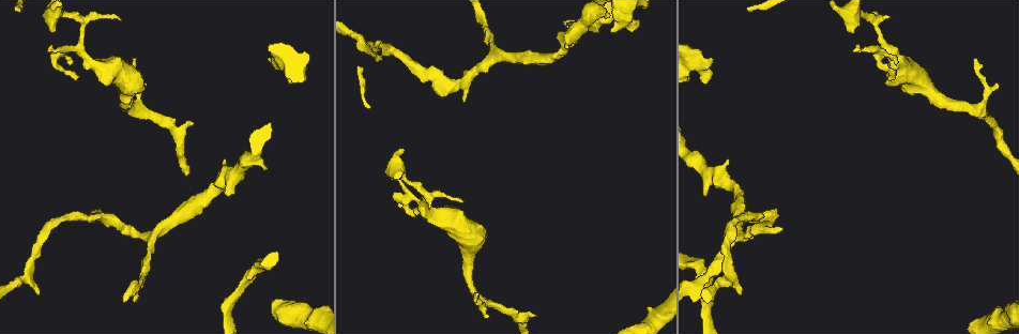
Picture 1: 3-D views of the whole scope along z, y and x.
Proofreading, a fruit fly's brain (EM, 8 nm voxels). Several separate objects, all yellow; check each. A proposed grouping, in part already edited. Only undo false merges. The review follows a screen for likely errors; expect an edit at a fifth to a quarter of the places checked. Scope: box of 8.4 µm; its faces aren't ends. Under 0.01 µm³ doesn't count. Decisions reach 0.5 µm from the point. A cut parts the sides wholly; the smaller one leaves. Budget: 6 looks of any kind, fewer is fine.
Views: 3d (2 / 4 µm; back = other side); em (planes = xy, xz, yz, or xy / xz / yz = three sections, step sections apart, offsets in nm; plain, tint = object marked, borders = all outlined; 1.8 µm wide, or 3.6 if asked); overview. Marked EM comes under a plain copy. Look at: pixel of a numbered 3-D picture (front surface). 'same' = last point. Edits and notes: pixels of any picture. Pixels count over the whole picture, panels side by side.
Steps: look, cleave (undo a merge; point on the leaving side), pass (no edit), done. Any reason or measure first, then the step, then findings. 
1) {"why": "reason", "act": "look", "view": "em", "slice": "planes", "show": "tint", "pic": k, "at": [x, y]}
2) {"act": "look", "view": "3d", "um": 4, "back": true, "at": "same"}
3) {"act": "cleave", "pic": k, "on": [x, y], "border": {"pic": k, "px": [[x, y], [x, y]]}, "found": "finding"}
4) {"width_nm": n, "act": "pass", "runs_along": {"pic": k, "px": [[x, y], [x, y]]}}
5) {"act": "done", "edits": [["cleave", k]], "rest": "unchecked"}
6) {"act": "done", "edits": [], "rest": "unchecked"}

{"why": "three-way junction", "act": "look", "view": "3d", "um": 4, "pic": 1, "at": [739, 231]}

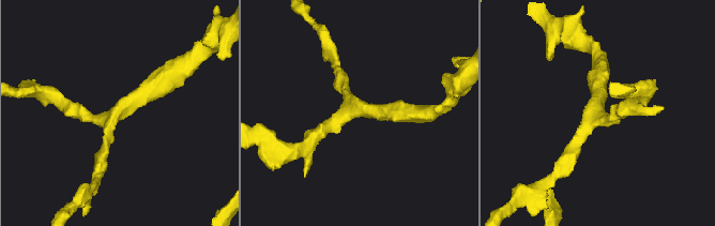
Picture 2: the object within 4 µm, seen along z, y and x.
{"why": "need the tissue", "act": "look", "view": "em", "slice": "yz", "step": 16, "show": "tint", "pic": 2, "at": [595, 116]}

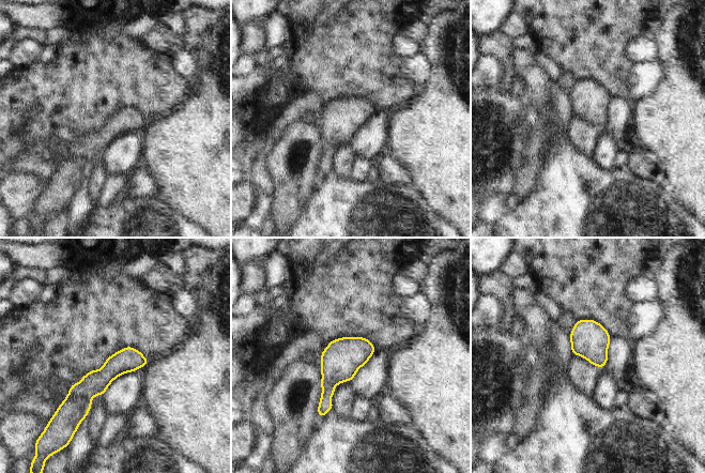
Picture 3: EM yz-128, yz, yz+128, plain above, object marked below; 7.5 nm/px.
{"why": "another direction", "act": "look", "view": "em", "slice": "xz", "step": 16, "show": "tint", "at": "same"}

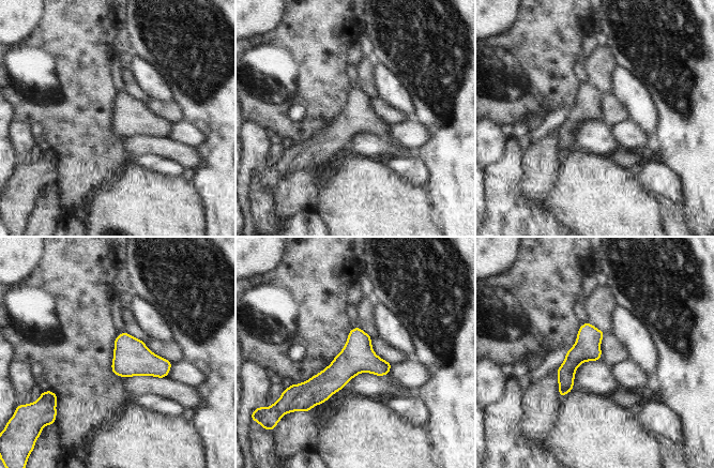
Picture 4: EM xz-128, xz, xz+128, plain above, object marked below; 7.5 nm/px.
{"act": "pass", "runs_along": {"pic": 4, "px": [[388, 365], [301, 390]]}, "found": "one neuron here"}

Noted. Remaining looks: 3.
{"why": "sharp bend", "act": "look", "view": "3d", "um": 4, "pic": 1, "at": [363, 50]}

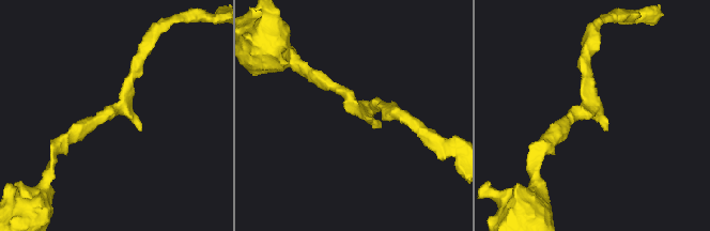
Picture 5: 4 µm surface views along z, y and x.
{"why": "shape alone is not enough", "act": "look", "view": "em", "um": 3.6, "slice": "planes", "show": "tint", "pic": 5, "at": [356, 109]}

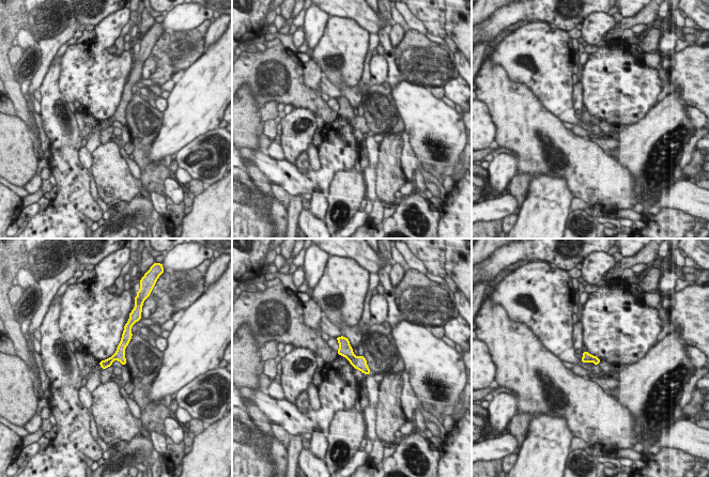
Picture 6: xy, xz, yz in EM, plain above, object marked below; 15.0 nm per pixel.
{"act": "pass", "runs_along": {"pic": 6, "px": [[340, 339], [344, 349], [367, 371]]}, "found": "all the same neuron"}

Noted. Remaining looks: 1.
{"why": "a fork", "act": "look", "view": "em", "slice": "planes", "show": "borders", "pic": 1, "at": [423, 204]}

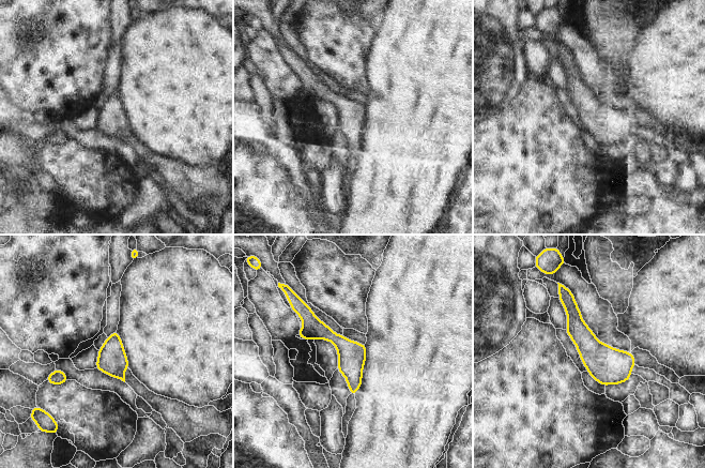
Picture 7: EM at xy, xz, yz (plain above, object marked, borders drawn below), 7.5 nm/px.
{"act": "pass", "runs_along": {"pic": 7, "px": [[568, 296], [578, 331], [623, 379]]}, "found": "one neuron here"}

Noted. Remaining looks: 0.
{"act": "done", "edits": [], "rest": "unchecked"}

